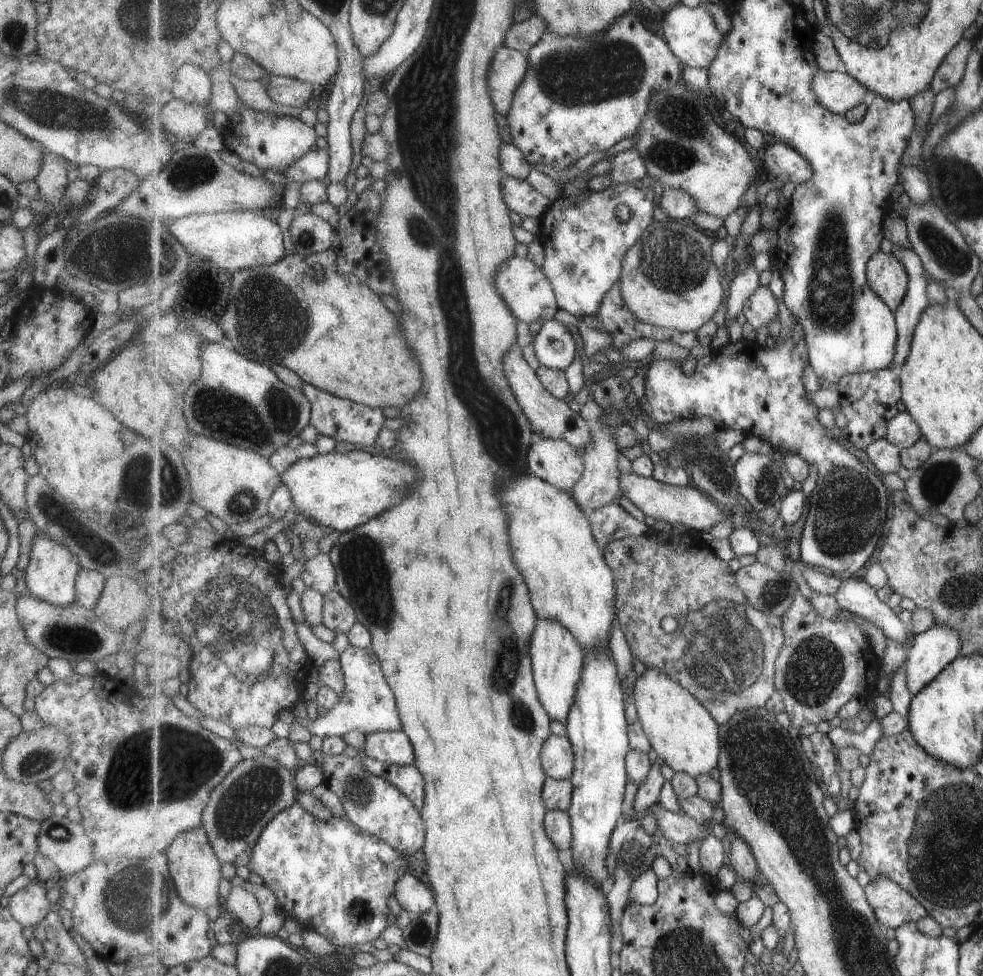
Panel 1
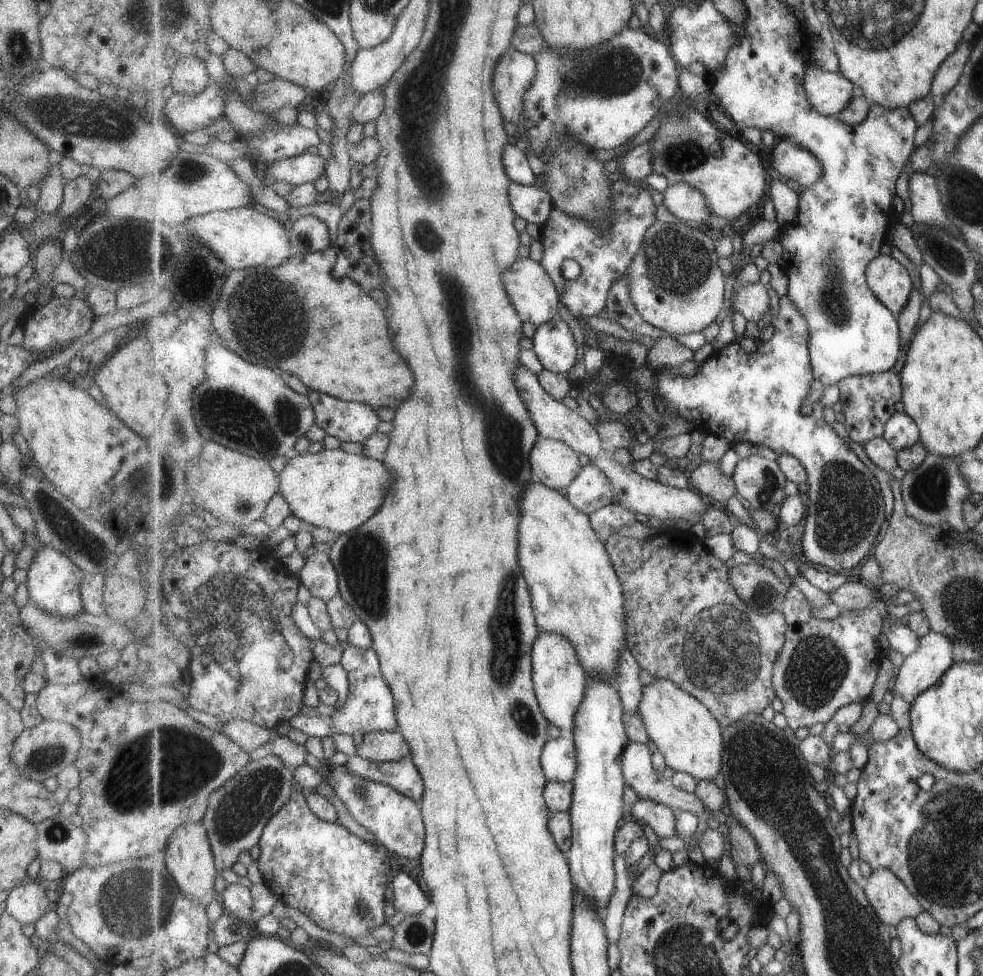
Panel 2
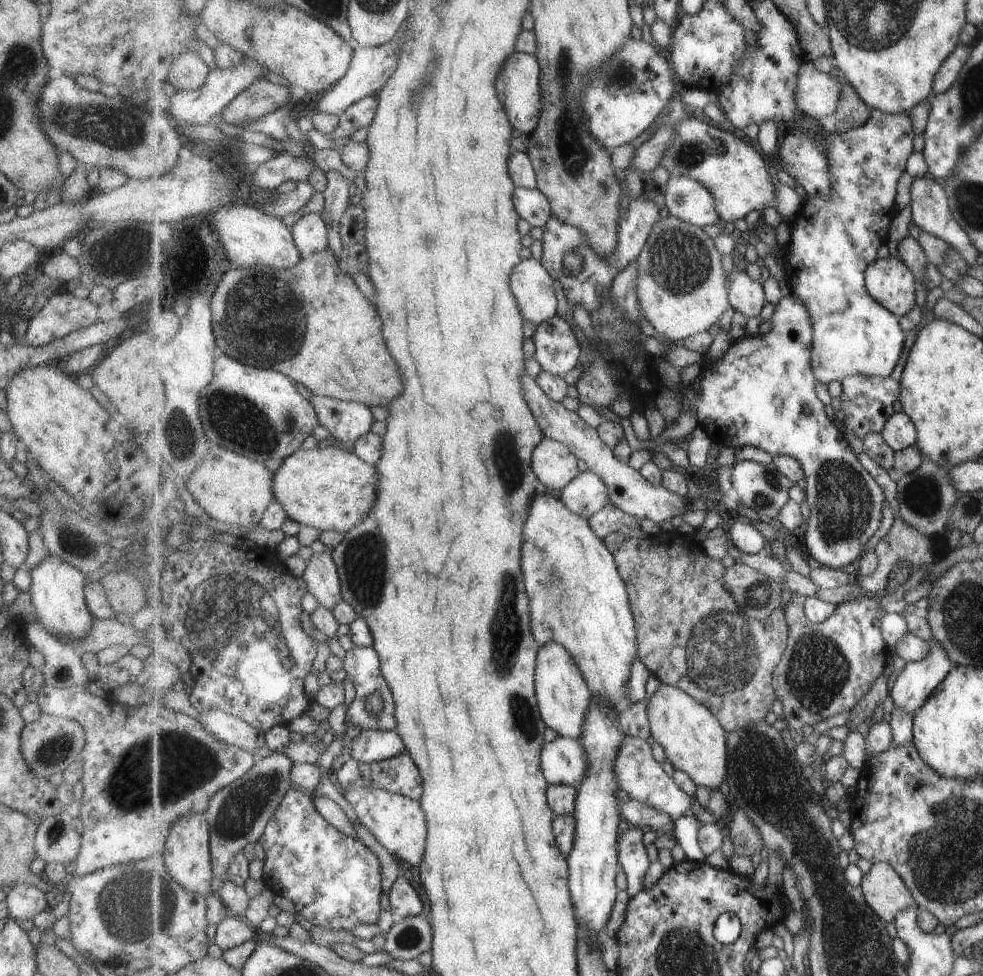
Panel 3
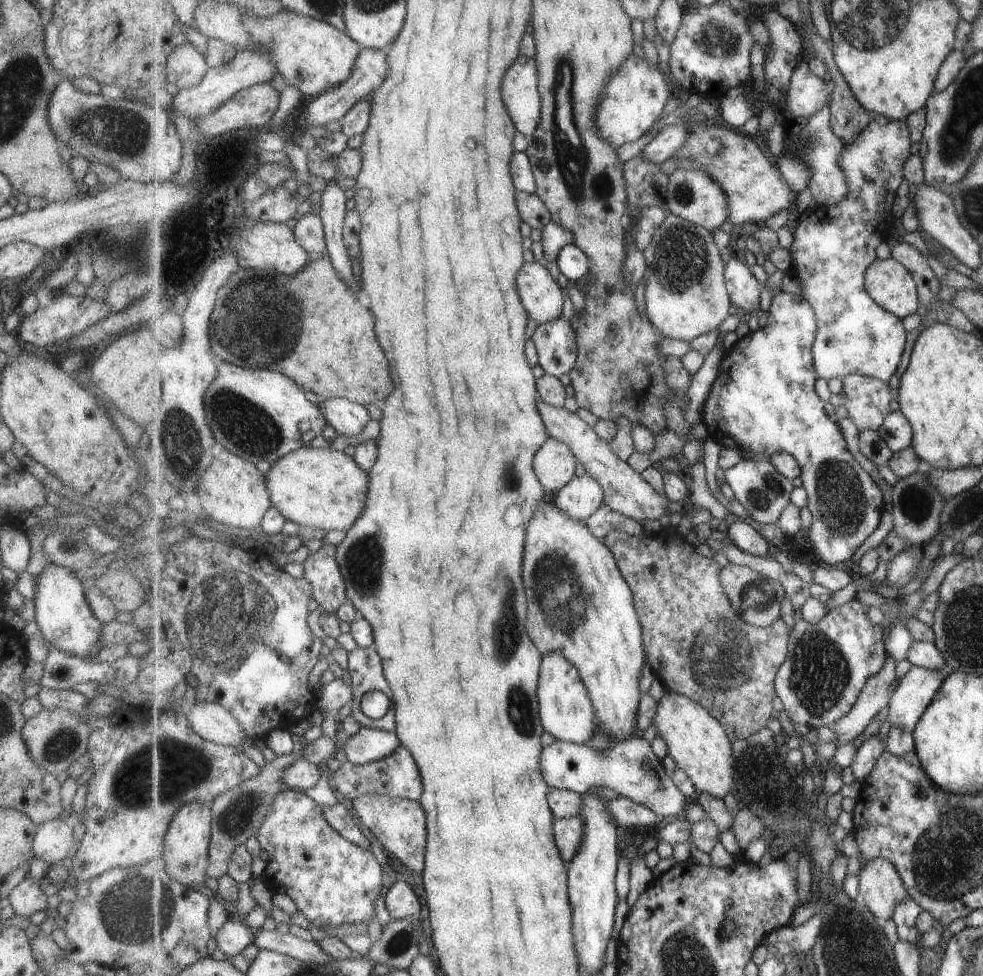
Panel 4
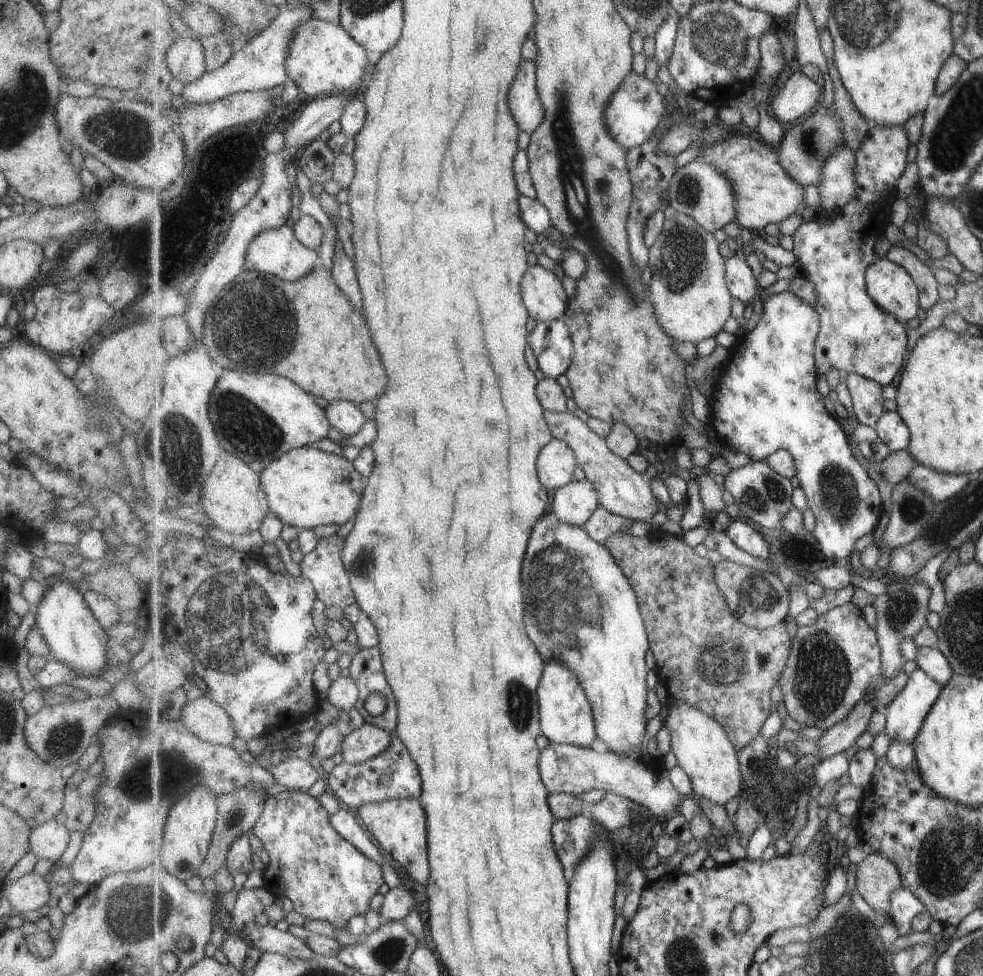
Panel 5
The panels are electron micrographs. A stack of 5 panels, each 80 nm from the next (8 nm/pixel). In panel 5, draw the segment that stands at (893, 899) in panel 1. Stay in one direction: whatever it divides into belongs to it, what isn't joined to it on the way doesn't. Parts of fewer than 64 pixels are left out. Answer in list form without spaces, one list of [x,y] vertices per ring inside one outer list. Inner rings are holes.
[[[871,852],[855,870],[859,894],[878,912],[891,913],[891,894],[904,887],[899,868],[880,853]]]

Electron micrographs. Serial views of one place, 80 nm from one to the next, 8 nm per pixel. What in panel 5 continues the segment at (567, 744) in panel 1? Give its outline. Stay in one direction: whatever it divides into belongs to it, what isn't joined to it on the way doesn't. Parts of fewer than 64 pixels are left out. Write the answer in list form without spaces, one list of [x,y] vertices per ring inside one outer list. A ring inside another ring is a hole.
[[[550,743],[542,750],[539,768],[543,783],[550,793],[579,796],[589,790],[603,789],[645,806],[656,817],[657,825],[667,820],[667,816],[677,810],[684,798],[671,782],[669,771],[658,758],[651,756],[648,748],[645,748],[641,756],[633,756],[609,751],[600,754],[593,748]]]

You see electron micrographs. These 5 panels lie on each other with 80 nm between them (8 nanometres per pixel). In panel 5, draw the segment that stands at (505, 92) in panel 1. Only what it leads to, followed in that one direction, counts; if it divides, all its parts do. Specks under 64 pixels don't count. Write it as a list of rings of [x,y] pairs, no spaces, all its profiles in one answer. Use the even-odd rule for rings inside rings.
[[[523,60],[523,66],[519,66],[519,76],[515,78],[515,86],[511,90],[511,110],[519,122],[519,128],[529,135],[546,118],[545,108],[538,92],[538,66],[531,60]]]

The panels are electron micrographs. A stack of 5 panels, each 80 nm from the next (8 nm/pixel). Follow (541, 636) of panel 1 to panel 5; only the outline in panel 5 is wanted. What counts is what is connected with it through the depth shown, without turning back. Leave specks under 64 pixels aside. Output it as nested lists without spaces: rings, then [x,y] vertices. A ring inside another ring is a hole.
[[[559,662],[546,664],[538,698],[542,734],[550,743],[591,748],[593,740],[598,738],[594,710],[578,676],[573,671]]]

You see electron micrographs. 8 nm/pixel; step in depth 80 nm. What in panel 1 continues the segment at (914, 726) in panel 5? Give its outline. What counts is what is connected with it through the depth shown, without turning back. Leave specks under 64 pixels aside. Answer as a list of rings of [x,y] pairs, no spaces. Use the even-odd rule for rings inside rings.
[[[935,624],[929,630],[916,633],[906,660],[908,689],[913,696],[919,694],[939,676],[961,653],[962,639],[951,625]]]

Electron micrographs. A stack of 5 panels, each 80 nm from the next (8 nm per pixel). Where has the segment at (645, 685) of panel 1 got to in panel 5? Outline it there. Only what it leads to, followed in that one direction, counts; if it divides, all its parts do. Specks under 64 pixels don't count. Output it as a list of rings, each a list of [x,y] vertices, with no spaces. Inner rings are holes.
[[[670,699],[669,706],[669,716],[663,725],[673,734],[672,752],[678,760],[678,766],[687,772],[693,784],[693,797],[707,798],[719,806],[739,797],[743,784],[742,767],[738,758],[739,751],[731,742],[727,729],[715,718],[687,702]]]

